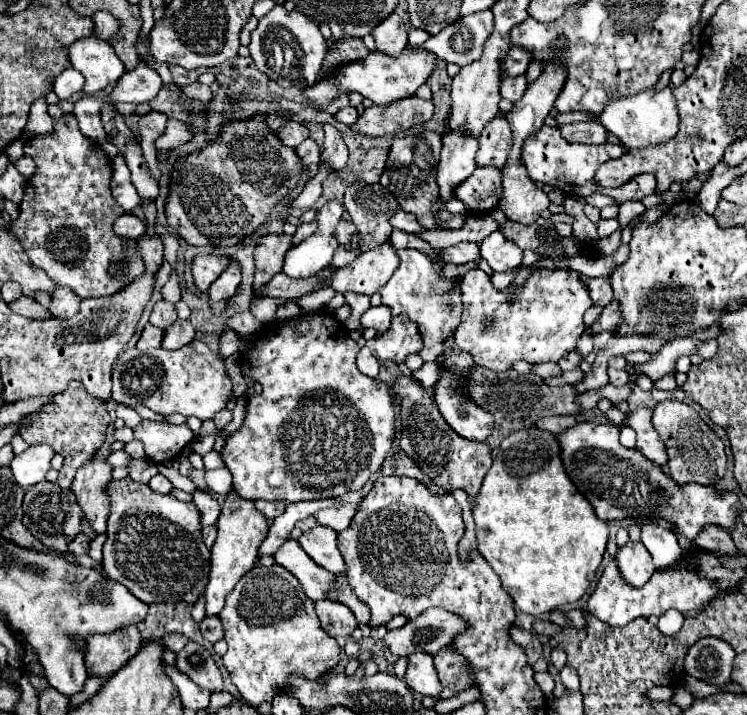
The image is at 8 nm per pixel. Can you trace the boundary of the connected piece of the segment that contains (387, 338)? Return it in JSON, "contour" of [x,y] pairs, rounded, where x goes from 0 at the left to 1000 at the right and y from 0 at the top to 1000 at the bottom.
{"contour":[[[534,441],[523,446],[523,460],[502,474],[502,497],[510,505],[539,508],[548,494],[561,494],[566,488],[566,474],[561,455],[550,446]]]}

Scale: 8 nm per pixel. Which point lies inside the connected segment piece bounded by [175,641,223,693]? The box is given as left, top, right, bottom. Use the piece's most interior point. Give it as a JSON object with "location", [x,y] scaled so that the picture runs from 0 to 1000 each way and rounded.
{"location":[258,922]}

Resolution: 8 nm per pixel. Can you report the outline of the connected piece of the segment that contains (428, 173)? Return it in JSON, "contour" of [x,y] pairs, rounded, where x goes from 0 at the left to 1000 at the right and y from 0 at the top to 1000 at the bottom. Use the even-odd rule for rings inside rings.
{"contour":[[[566,183],[558,192],[531,192],[523,203],[523,214],[518,222],[518,234],[510,245],[510,259],[534,281],[534,290],[545,298],[553,298],[564,317],[590,317],[590,320],[617,320],[622,312],[622,301],[604,301],[593,290],[582,301],[577,290],[588,281],[588,262],[582,253],[582,236],[588,228],[588,211],[590,211],[590,192],[580,183]],[[566,253],[572,256],[572,270],[566,270]]]}

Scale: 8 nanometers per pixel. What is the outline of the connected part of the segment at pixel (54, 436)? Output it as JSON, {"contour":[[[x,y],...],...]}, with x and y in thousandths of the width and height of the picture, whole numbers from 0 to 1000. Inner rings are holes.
{"contour":[[[95,533],[95,538],[84,550],[74,552],[74,558],[66,566],[60,566],[55,575],[41,578],[36,583],[36,592],[25,600],[25,608],[39,622],[63,620],[63,622],[71,625],[74,634],[84,636],[84,650],[82,650],[82,659],[79,659],[76,678],[83,685],[91,685],[103,656],[116,646],[116,636],[122,641],[137,625],[146,592],[149,592],[149,583],[143,578],[143,566],[127,561],[111,544],[111,536]]]}

